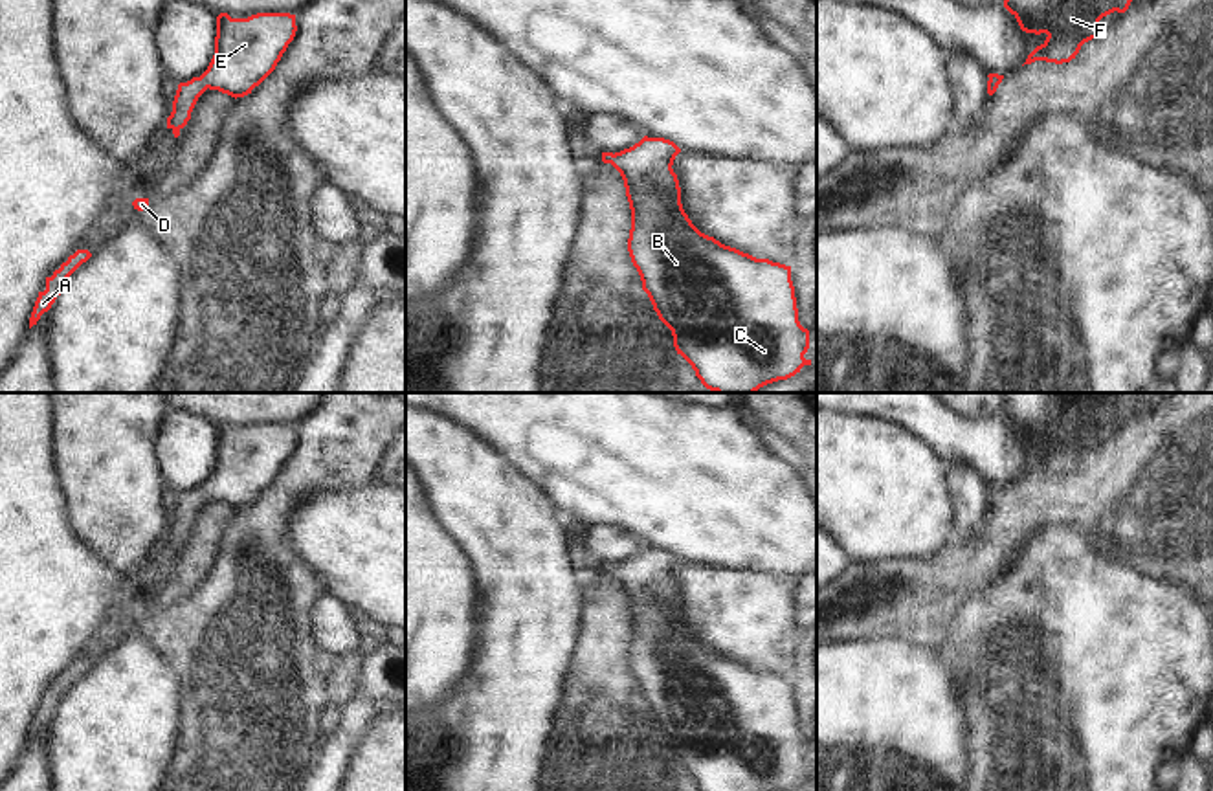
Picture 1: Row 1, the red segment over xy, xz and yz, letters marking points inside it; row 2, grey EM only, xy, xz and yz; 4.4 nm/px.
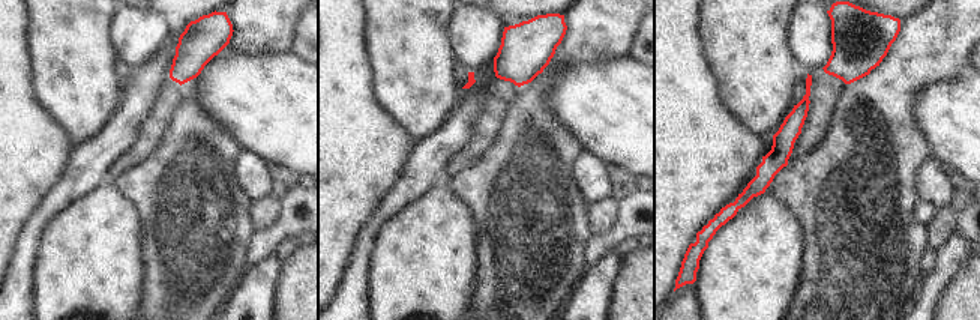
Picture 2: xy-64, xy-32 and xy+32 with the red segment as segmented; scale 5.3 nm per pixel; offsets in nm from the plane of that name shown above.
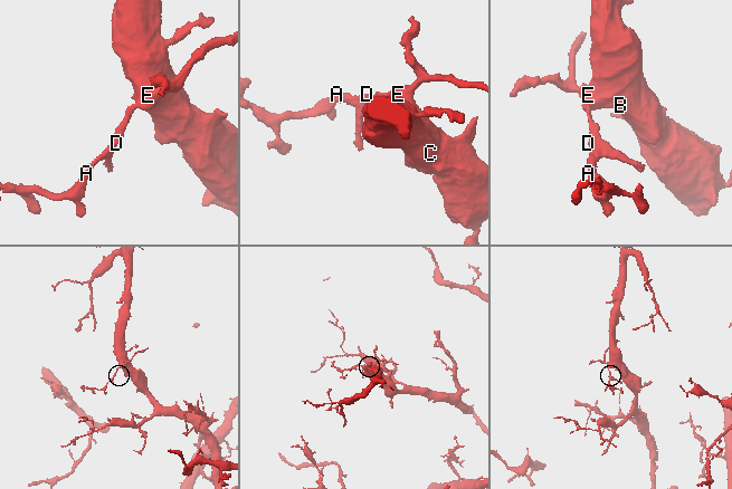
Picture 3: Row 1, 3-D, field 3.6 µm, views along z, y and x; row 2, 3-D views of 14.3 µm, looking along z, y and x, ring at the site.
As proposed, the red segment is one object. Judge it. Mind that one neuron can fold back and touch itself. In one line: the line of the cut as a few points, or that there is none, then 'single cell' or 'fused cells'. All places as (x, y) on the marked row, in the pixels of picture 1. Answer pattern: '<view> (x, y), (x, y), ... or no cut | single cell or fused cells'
no cut | single cell

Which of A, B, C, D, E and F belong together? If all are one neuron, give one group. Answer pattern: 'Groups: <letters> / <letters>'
Groups: A B C D E F

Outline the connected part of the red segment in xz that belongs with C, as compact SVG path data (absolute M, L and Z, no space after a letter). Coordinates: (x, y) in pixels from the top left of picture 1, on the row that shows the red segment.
M648 136L620 152L602 152L602 162L611 163L624 180L631 209L628 251L653 310L672 330L677 354L692 365L701 384L716 393L756 393L760 387L787 380L804 365L811 365L811 360L804 358L809 349L809 330L798 321L791 266L725 246L692 224L683 209L679 180L672 169L679 152L681 149L673 141Z

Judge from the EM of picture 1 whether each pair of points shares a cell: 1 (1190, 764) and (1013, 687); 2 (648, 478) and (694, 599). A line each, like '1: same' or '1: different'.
1: different
2: different

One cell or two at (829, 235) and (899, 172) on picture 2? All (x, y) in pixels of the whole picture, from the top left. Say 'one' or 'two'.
one

